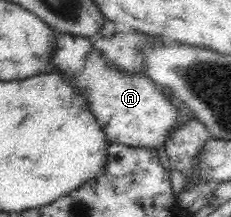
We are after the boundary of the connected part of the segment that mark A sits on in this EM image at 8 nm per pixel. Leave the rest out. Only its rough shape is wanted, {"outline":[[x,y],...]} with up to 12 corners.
{"outline":[[57,33],[60,67],[110,144],[160,151],[182,124],[146,74]]}

